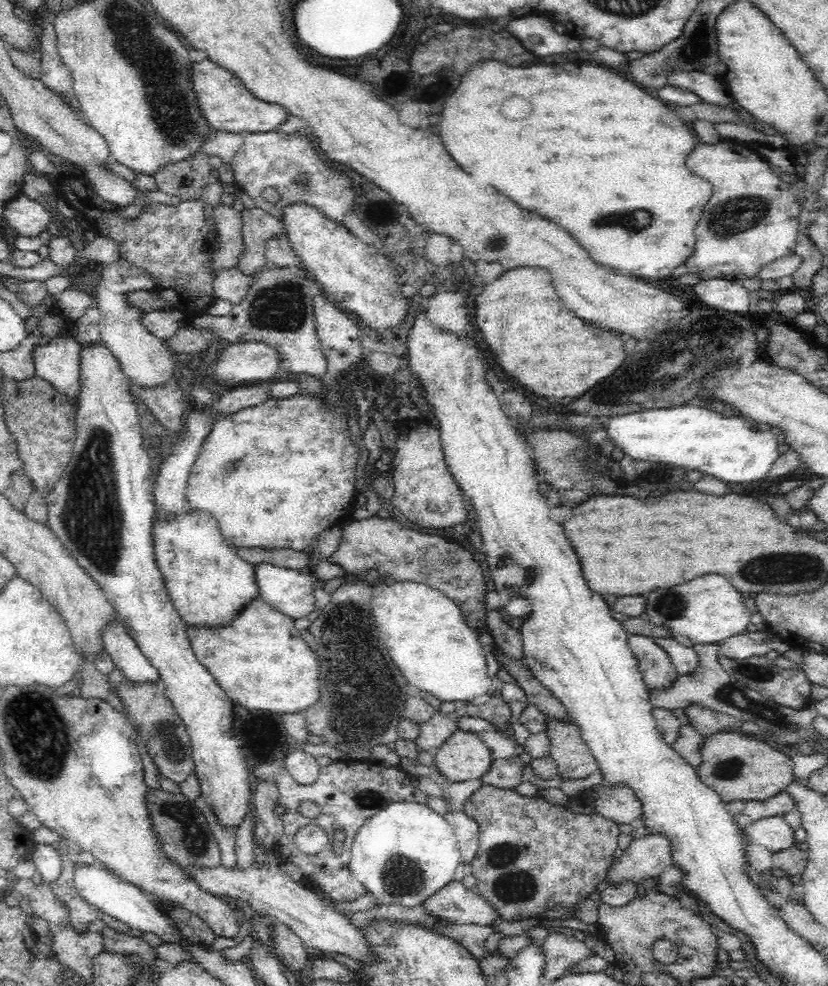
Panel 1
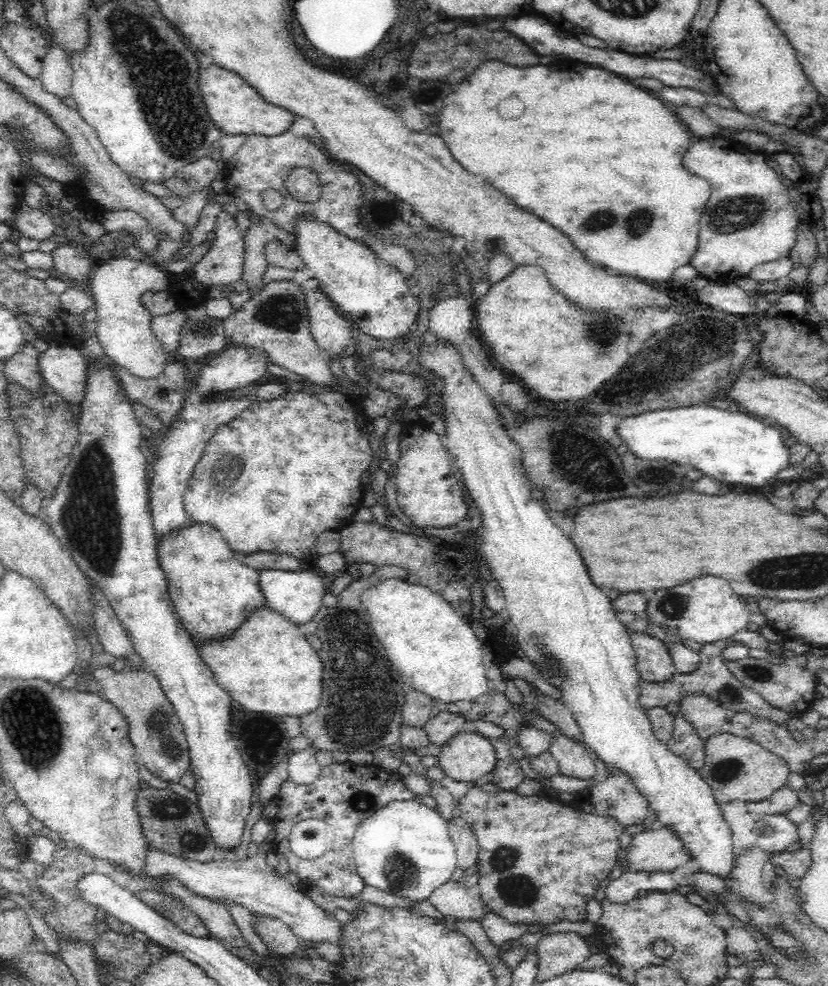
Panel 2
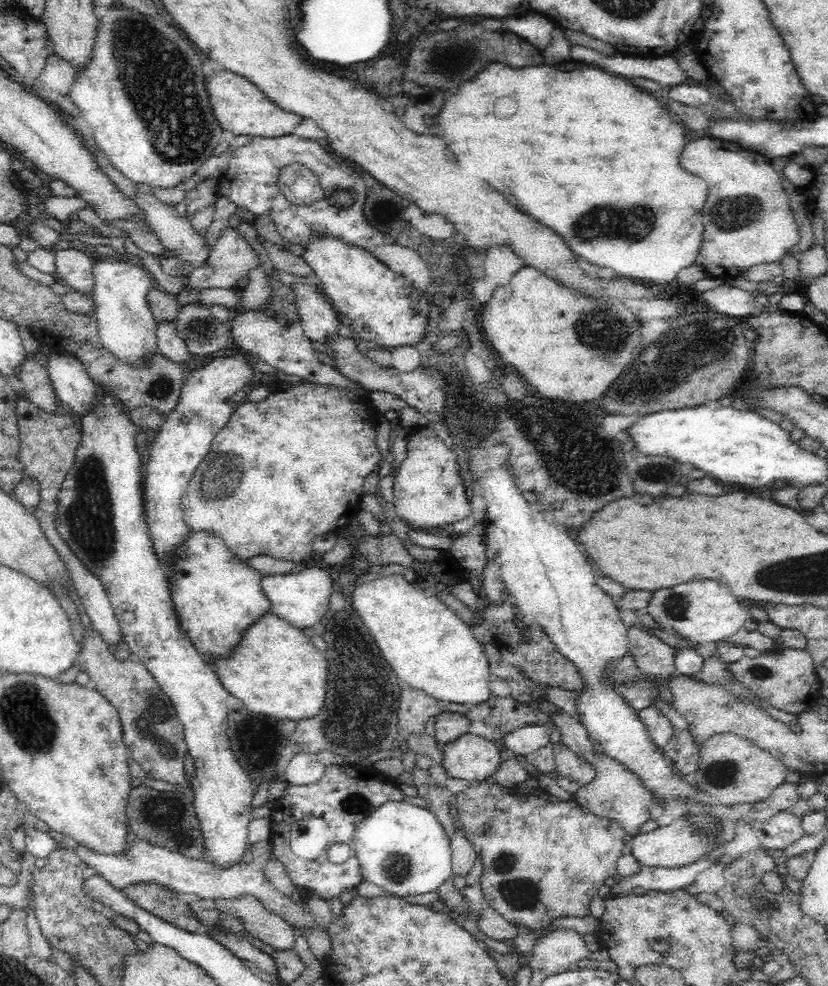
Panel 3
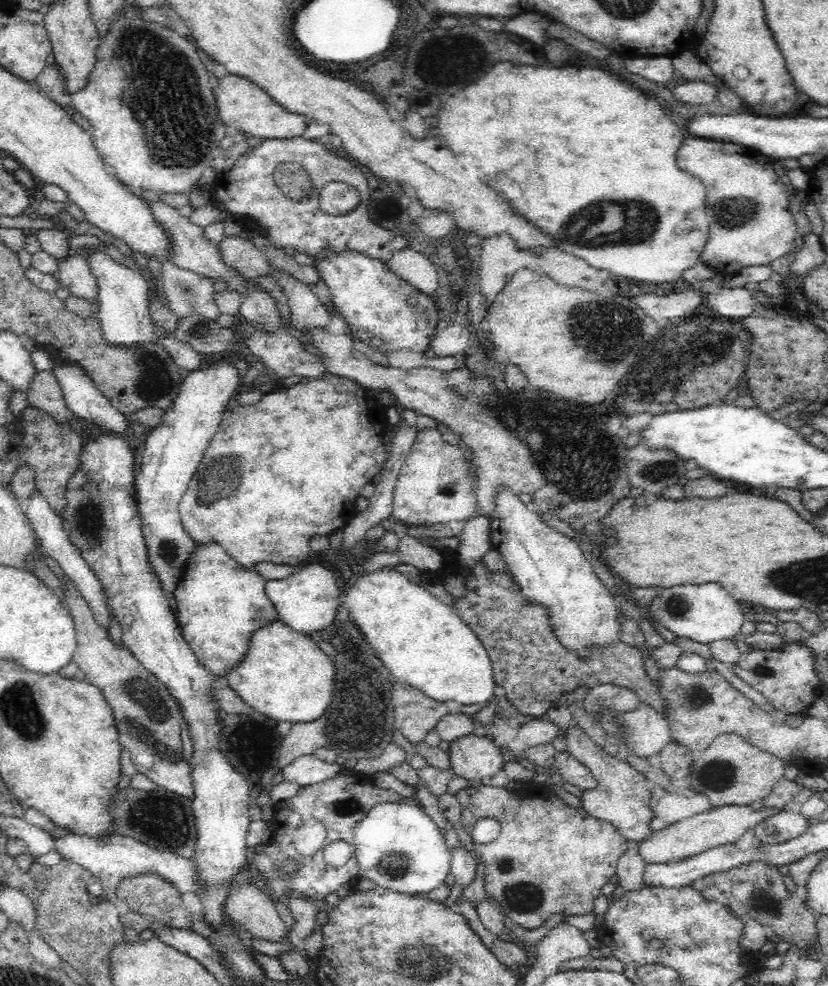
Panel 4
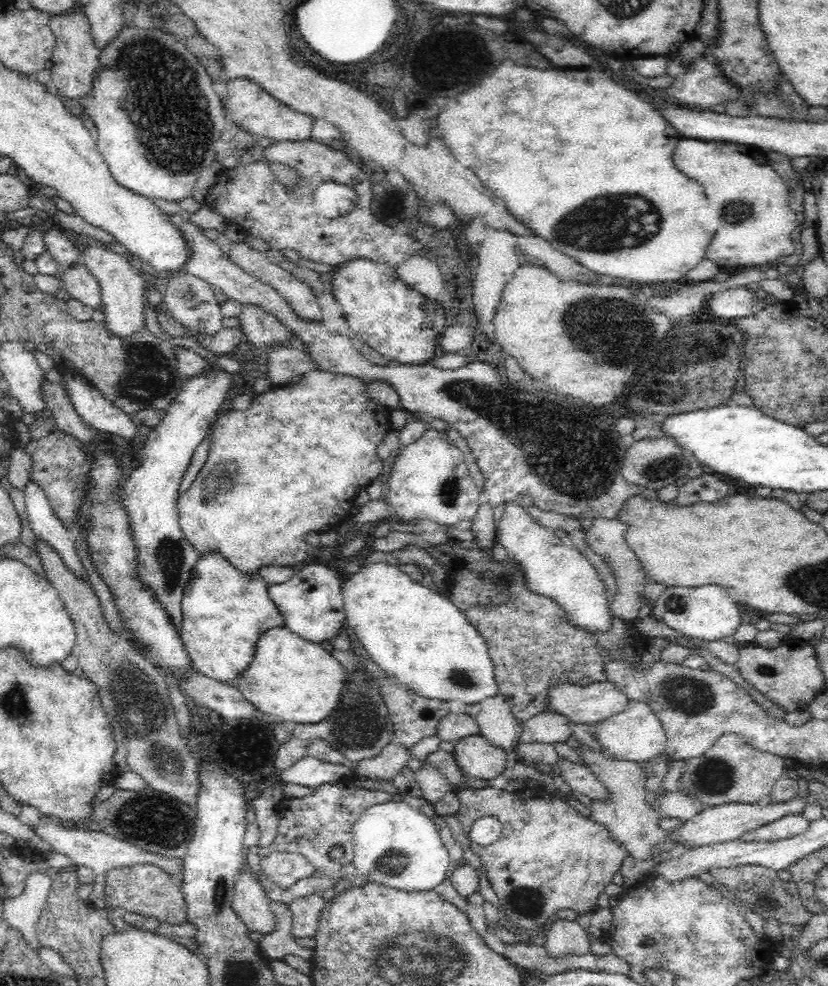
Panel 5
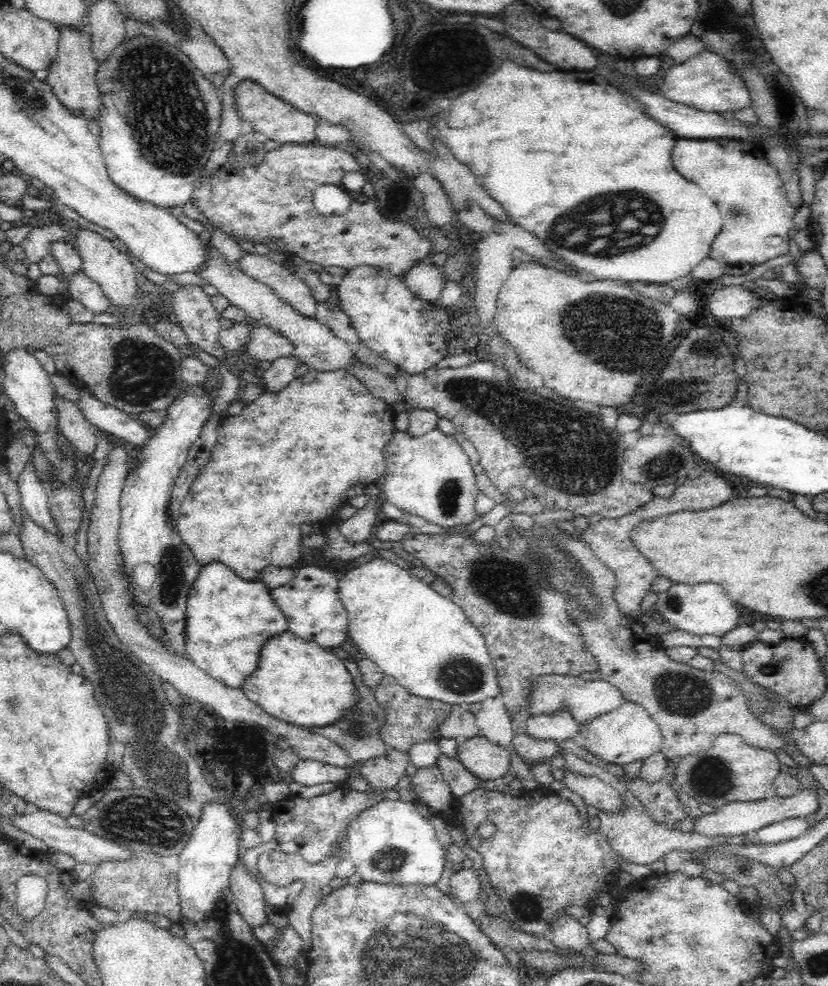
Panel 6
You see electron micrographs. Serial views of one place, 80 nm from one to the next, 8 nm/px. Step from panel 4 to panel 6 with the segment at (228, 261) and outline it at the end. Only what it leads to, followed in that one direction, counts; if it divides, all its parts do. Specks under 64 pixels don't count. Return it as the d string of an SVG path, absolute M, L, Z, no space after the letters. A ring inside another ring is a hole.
M242 251L236 262L244 274L269 286L278 298L297 310L298 314L315 318L318 302L312 296L310 287L288 268L272 262L268 257L247 251Z

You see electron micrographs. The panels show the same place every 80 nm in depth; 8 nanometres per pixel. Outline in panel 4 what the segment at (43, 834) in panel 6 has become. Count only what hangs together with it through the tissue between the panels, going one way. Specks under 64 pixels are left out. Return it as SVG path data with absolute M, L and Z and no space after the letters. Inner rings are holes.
M72 833L66 838L58 838L54 844L54 849L62 857L79 864L102 881L104 893L106 893L106 896L104 896L106 902L114 900L116 892L118 892L118 886L126 878L148 876L148 874L160 876L160 878L172 884L180 894L202 890L200 889L200 881L198 881L198 869L196 869L196 863L192 859L179 856L168 850L156 850L156 848L129 836L116 834L110 838L100 838L99 841L96 841L94 837Z

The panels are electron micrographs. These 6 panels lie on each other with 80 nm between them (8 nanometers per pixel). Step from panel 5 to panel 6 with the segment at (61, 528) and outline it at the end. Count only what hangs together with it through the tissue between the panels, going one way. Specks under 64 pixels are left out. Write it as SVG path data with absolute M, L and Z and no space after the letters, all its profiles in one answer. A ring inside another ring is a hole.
M28 463L17 480L21 500L28 519L42 527L44 531L54 535L58 541L62 541L62 534L57 529L56 522L50 513L48 494L43 483L34 473L34 465Z

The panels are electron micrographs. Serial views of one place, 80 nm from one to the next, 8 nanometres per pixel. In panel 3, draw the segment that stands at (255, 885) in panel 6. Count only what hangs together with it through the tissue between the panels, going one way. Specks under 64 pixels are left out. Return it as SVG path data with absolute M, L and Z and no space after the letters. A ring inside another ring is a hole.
M252 896L238 900L220 900L216 904L219 912L230 912L244 921L245 931L264 944L272 946L274 951L287 951L294 948L295 930L272 911L266 910Z

